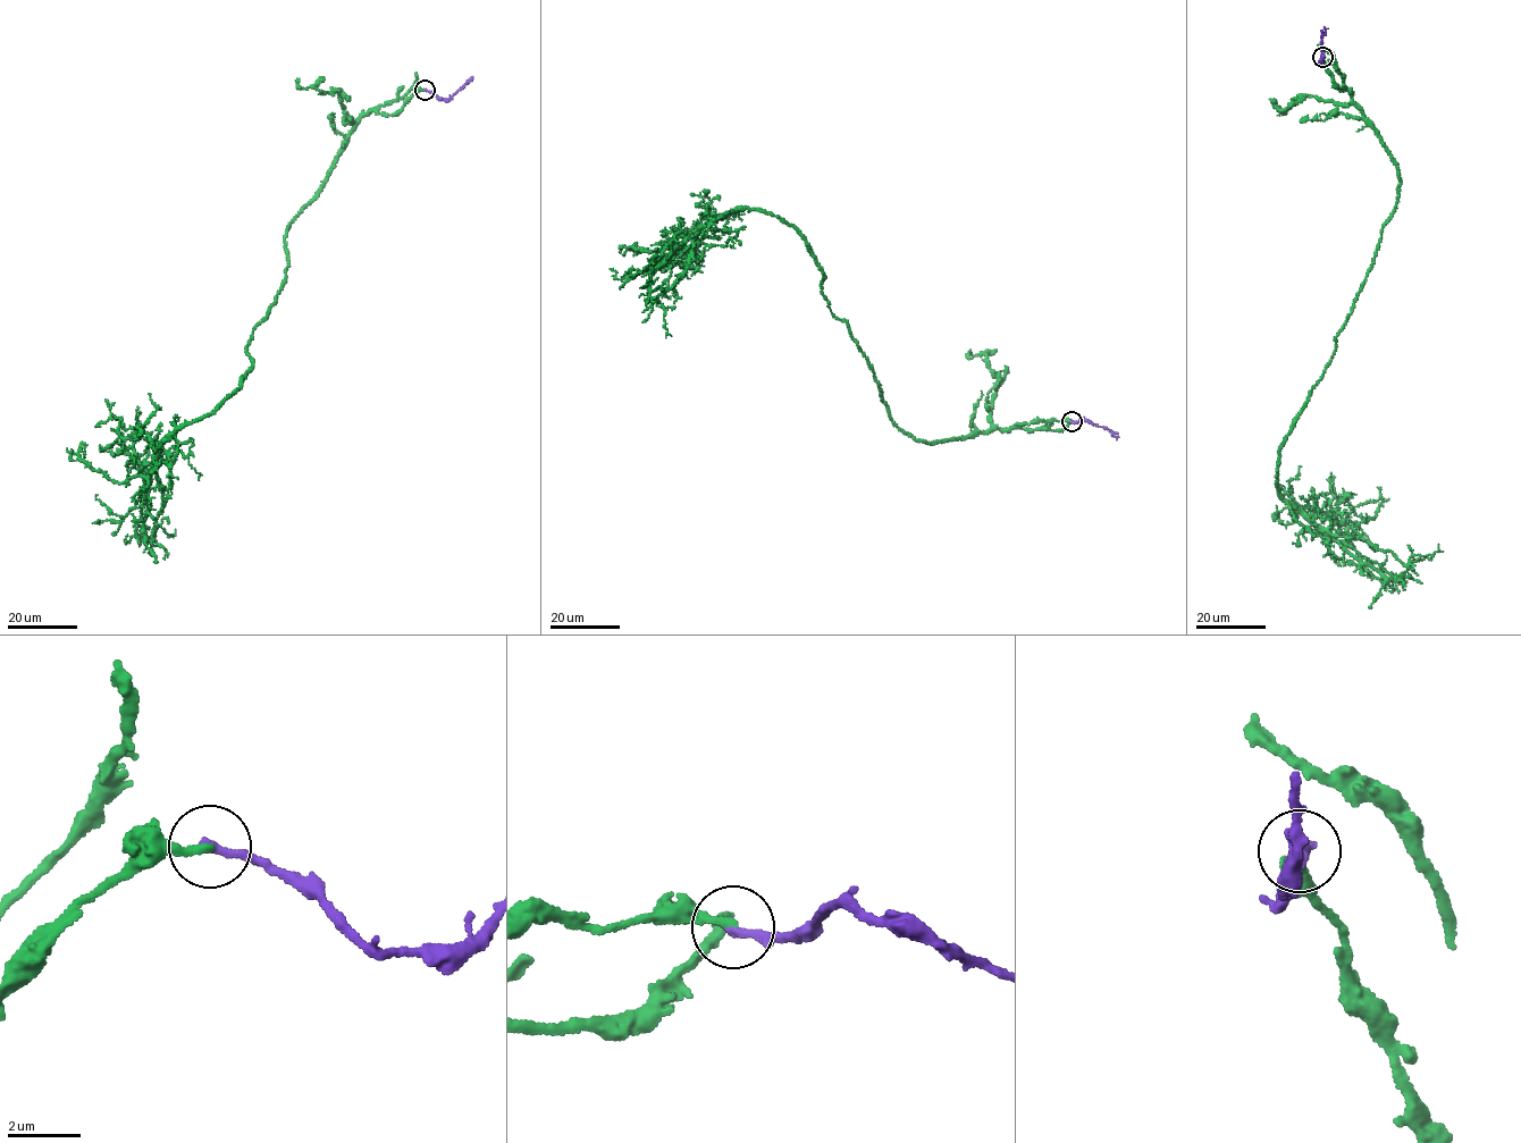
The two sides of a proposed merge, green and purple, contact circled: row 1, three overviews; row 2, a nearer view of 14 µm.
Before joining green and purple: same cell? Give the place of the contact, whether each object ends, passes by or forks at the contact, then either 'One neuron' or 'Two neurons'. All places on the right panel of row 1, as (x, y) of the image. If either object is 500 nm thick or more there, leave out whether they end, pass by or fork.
Place: (1322, 57). At the ring green ends. At the ring purple ends. Two neurons

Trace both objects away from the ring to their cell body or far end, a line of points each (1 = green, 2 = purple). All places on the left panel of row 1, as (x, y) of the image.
1: (425, 90), (355, 123), (290, 228), (282, 288), (241, 388), (168, 434), (153, 531), (175, 529)
2: (425, 90), (447, 99), (472, 78)

